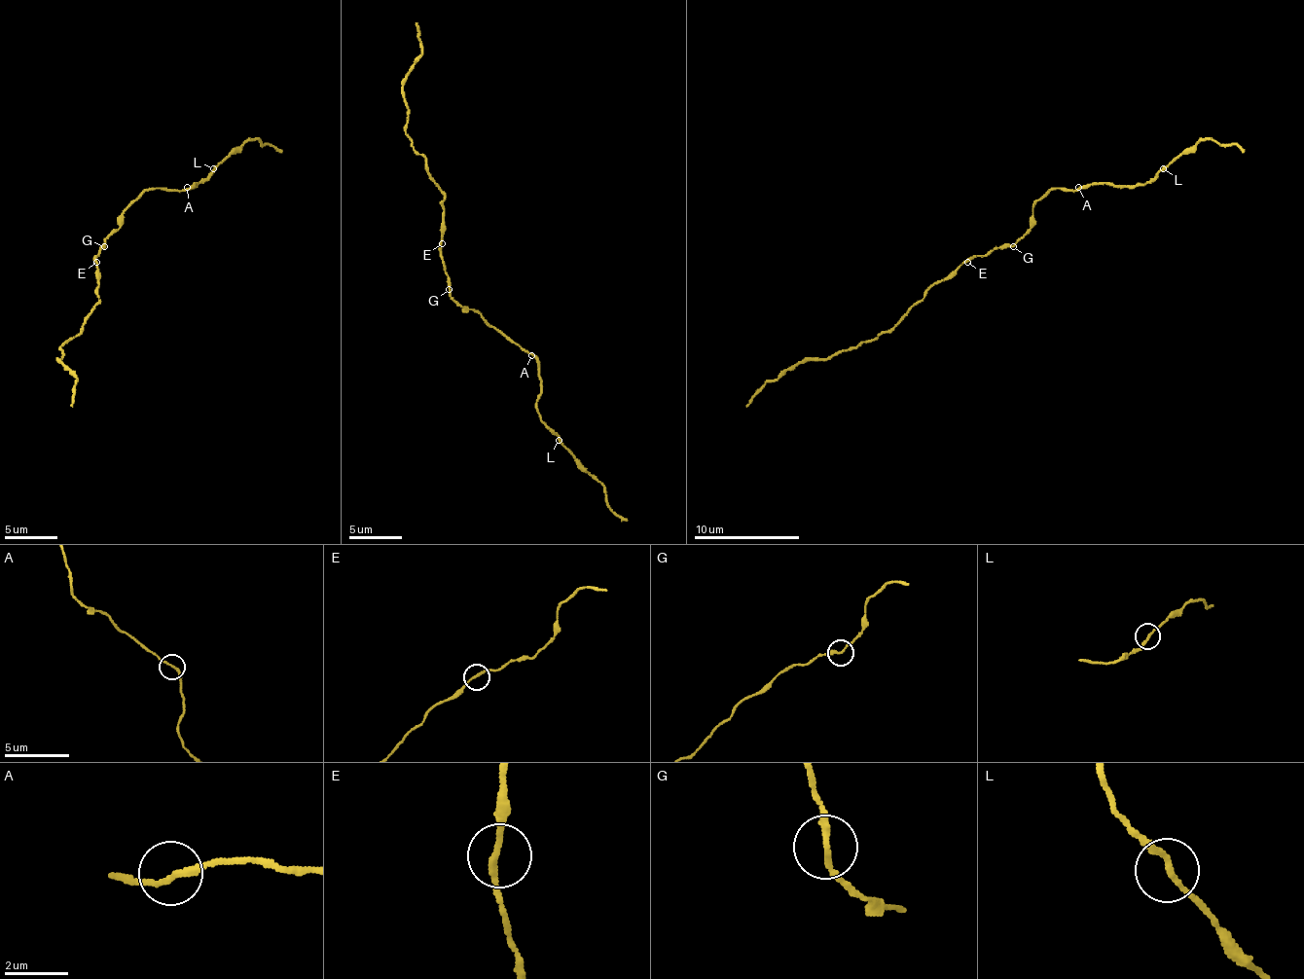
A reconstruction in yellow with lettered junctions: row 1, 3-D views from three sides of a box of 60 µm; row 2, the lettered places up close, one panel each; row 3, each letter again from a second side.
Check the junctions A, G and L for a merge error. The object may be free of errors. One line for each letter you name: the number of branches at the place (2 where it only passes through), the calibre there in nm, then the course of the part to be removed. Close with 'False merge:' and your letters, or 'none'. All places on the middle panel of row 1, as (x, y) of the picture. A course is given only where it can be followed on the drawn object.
False merge: none

